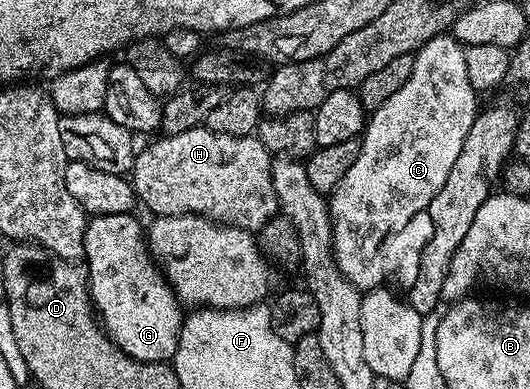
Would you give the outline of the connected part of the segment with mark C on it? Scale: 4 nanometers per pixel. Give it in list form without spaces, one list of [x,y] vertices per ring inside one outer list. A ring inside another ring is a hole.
[[[452,36],[433,38],[413,54],[413,67],[411,76],[407,76],[407,84],[403,84],[403,88],[399,88],[387,104],[368,115],[355,164],[351,164],[347,176],[343,176],[333,193],[328,195],[329,215],[333,221],[333,255],[337,267],[347,281],[362,292],[386,285],[385,269],[389,266],[389,254],[385,245],[396,234],[403,233],[416,214],[424,215],[428,211],[431,200],[439,188],[443,188],[443,180],[447,180],[463,149],[463,140],[467,140],[471,124],[475,124],[479,113],[479,92],[471,80],[467,80],[464,55],[465,47]]]

